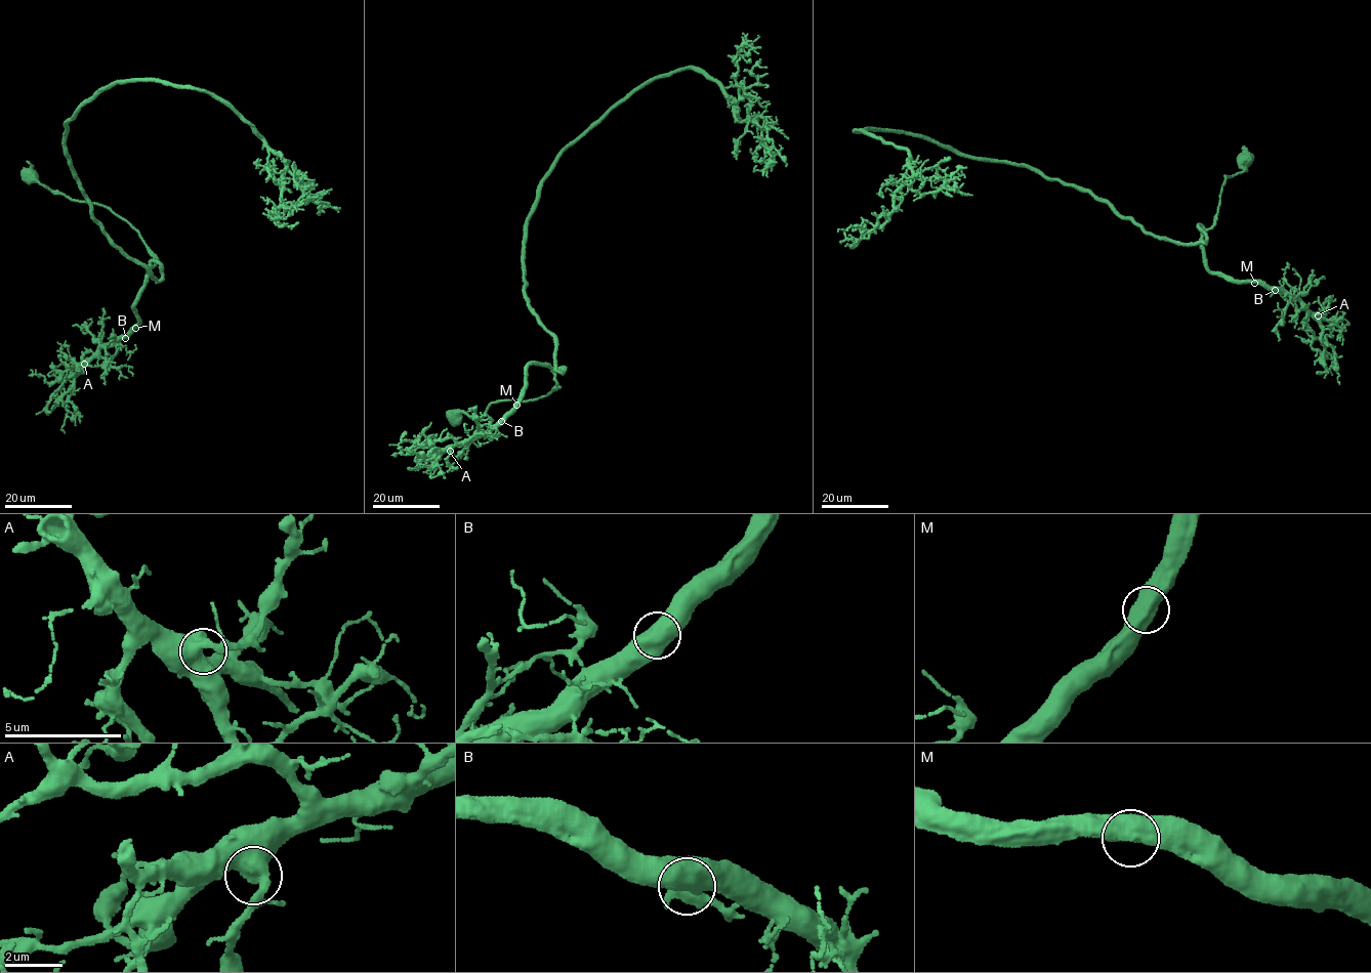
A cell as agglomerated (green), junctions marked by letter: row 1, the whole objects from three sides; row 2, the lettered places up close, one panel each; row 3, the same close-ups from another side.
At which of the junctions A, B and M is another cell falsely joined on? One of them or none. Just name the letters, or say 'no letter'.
no letter

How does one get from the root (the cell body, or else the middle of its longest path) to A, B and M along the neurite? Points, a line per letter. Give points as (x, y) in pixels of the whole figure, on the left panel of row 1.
A: (29, 176), (73, 201), (109, 207), (138, 233), (155, 257), (134, 305), (140, 325), (101, 344), (84, 364)
B: (29, 176), (73, 201), (109, 207), (138, 233), (155, 257), (134, 305), (140, 325), (125, 338)
M: (29, 176), (73, 201), (109, 207), (138, 233), (155, 263), (134, 305), (140, 325), (136, 328)

